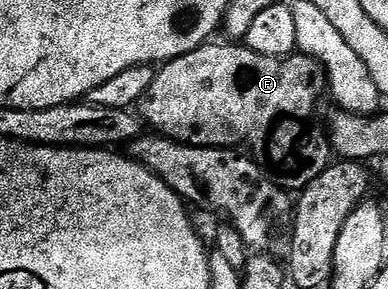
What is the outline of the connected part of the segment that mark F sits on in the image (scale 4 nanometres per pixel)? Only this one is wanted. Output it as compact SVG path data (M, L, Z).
M200 44L196 49L188 50L182 56L170 59L157 69L154 81L150 83L150 88L140 98L138 103L138 113L145 125L155 133L162 134L166 138L172 138L176 142L184 142L188 146L214 146L217 148L244 148L249 146L251 157L258 163L260 169L275 180L281 190L289 192L299 192L305 190L326 168L334 161L334 151L332 140L327 129L324 130L316 123L316 105L320 102L320 93L326 90L326 75L323 66L316 62L310 55L302 53L287 54L285 58L275 58L274 56L262 56L254 52L246 44L228 44L232 46L212 46L213 44Z

